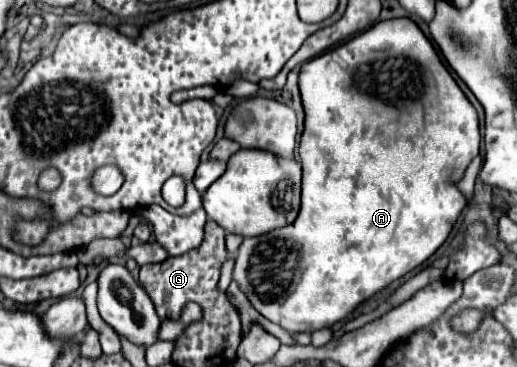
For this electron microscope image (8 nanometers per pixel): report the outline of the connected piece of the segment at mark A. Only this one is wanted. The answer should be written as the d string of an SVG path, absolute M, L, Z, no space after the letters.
M390 19L372 25L368 31L352 37L350 41L314 57L312 61L302 65L300 71L300 93L306 111L304 133L300 137L300 163L302 163L302 209L300 215L292 225L276 229L272 233L244 239L238 249L232 279L238 283L240 291L248 297L252 307L270 319L272 323L280 325L290 333L304 333L304 331L318 331L326 327L334 327L338 321L346 319L360 303L388 287L392 281L404 277L414 267L422 265L450 235L454 223L458 221L462 209L468 205L468 199L458 189L458 181L464 177L466 167L478 155L480 149L480 131L478 131L478 113L472 103L466 99L454 77L442 65L438 53L434 51L432 43L426 35L418 29L412 19Z

